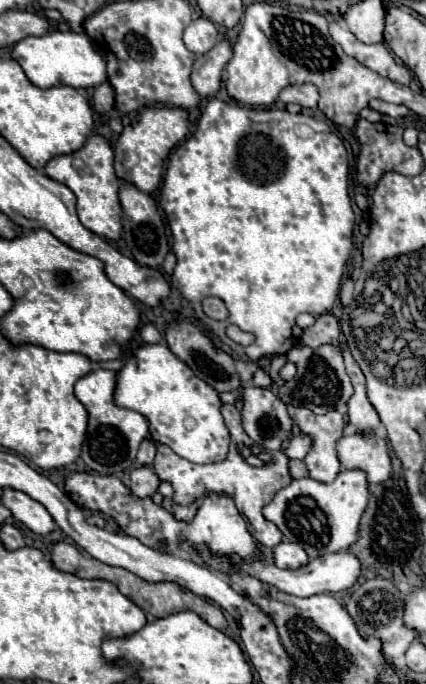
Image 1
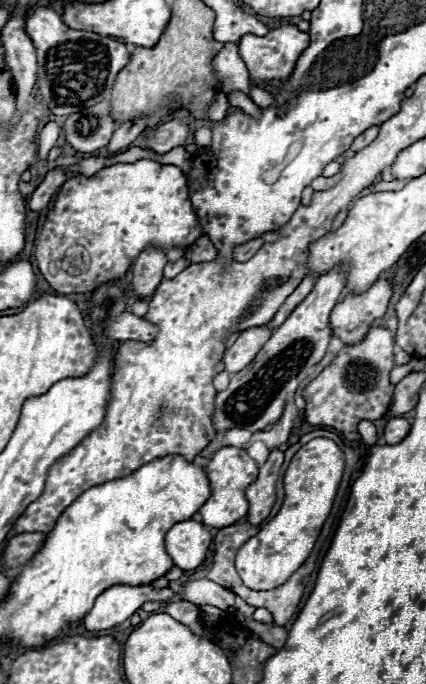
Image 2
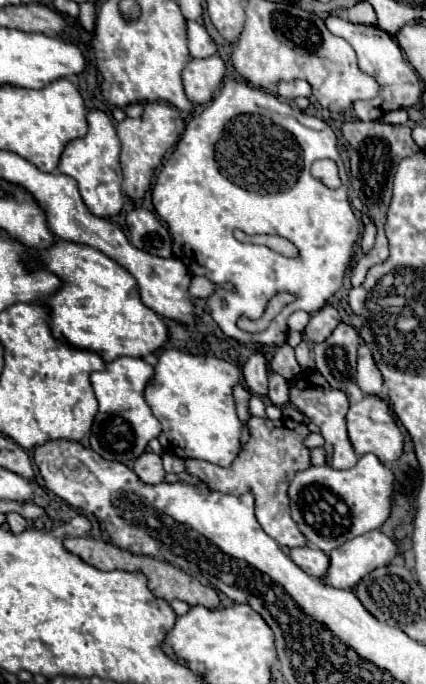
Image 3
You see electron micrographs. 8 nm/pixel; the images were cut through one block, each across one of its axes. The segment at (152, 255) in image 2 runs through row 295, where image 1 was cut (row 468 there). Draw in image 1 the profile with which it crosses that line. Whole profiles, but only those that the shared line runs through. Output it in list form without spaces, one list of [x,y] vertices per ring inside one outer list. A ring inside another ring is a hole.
[[[138,466],[138,468],[134,468],[132,474],[130,474],[130,480],[132,480],[130,490],[136,496],[140,496],[140,498],[152,496],[158,490],[158,486],[160,486],[160,478],[156,476],[156,472],[150,466]]]

